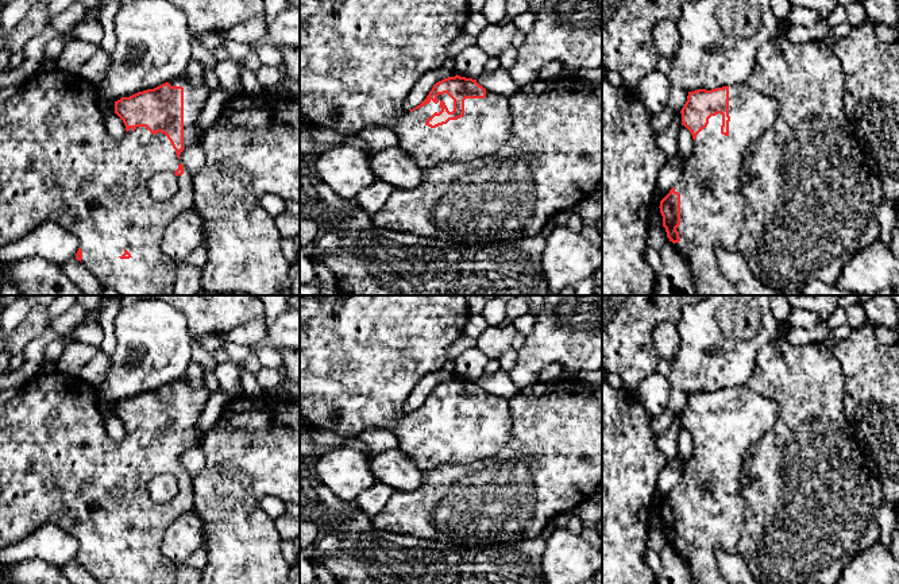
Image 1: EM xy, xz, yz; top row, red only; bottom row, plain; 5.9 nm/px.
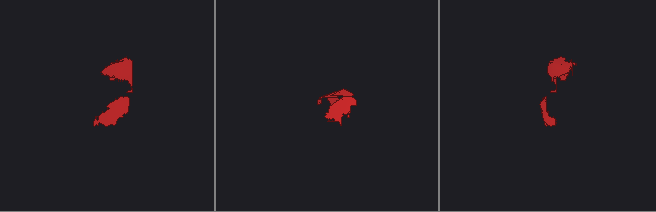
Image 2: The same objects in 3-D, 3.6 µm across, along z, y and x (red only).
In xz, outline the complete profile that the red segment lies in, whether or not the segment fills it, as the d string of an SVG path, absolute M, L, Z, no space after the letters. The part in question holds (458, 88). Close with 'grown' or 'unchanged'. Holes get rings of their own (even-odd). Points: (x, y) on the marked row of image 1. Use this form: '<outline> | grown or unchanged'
M300 0L300 111L309 127L335 129L348 136L356 135L367 125L393 129L398 136L398 146L413 156L424 170L441 162L467 162L497 152L510 136L512 115L509 98L486 90L476 80L460 76L448 77L436 82L427 98L410 111L404 109L404 103L421 77L432 70L441 69L447 59L447 47L463 32L471 8L467 0Z | grown

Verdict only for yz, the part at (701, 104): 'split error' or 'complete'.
split error

